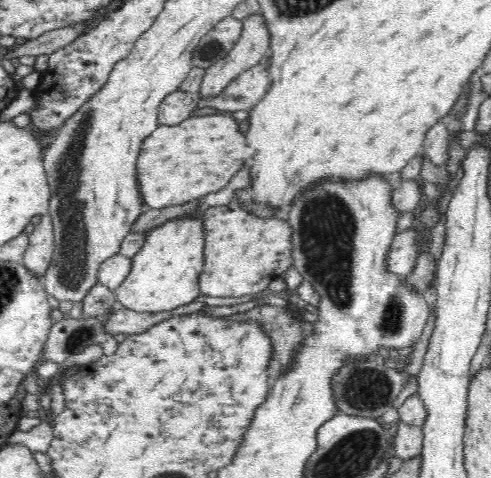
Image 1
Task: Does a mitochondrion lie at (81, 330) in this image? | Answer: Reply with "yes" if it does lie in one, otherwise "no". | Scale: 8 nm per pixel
yes

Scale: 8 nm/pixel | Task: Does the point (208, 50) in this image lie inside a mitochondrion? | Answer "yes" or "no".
yes

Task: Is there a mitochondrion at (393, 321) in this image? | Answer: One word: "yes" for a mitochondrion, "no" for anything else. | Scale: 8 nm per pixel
yes

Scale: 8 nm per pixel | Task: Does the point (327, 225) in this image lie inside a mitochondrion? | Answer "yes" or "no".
yes

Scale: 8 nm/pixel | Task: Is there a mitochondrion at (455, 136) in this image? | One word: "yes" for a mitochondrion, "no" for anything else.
no

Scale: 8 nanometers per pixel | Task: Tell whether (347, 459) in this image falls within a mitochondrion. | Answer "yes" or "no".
yes

